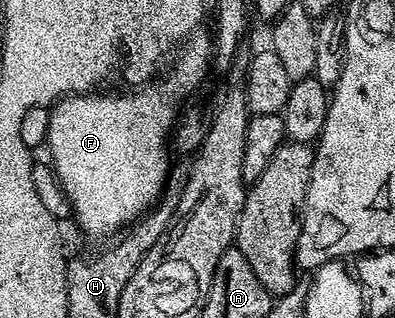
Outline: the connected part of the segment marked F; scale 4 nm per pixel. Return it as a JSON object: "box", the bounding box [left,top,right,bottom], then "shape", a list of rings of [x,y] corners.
{"box":[45,32,212,234],"shape":[[[202,32],[187,38],[180,50],[182,55],[173,59],[174,75],[164,79],[159,86],[150,84],[139,89],[142,90],[139,94],[87,92],[59,98],[53,103],[49,111],[45,145],[50,146],[49,161],[70,202],[72,218],[78,221],[78,226],[84,233],[114,234],[118,229],[121,231],[127,224],[139,221],[162,197],[167,185],[166,173],[170,170],[171,151],[168,143],[180,117],[178,102],[185,103],[191,97],[189,94],[205,80],[206,69],[210,70],[212,66],[211,43],[211,39],[207,35],[205,38]]]}

